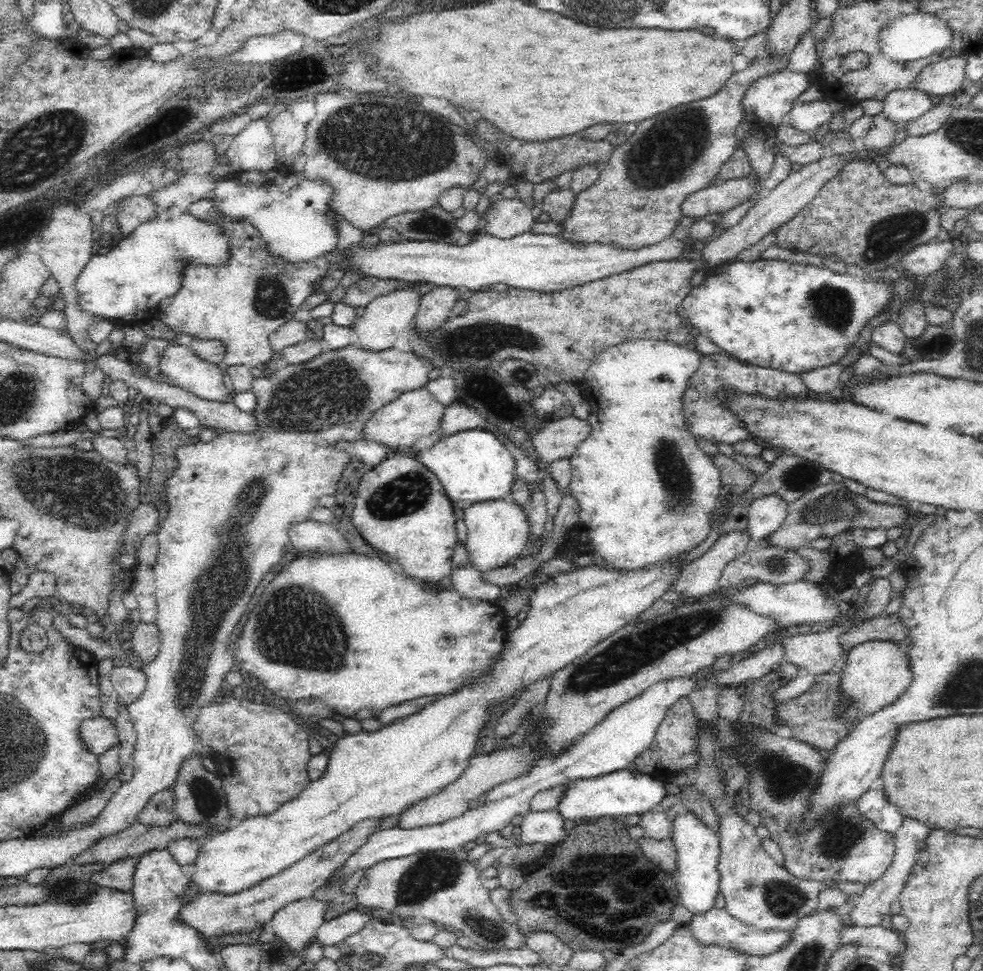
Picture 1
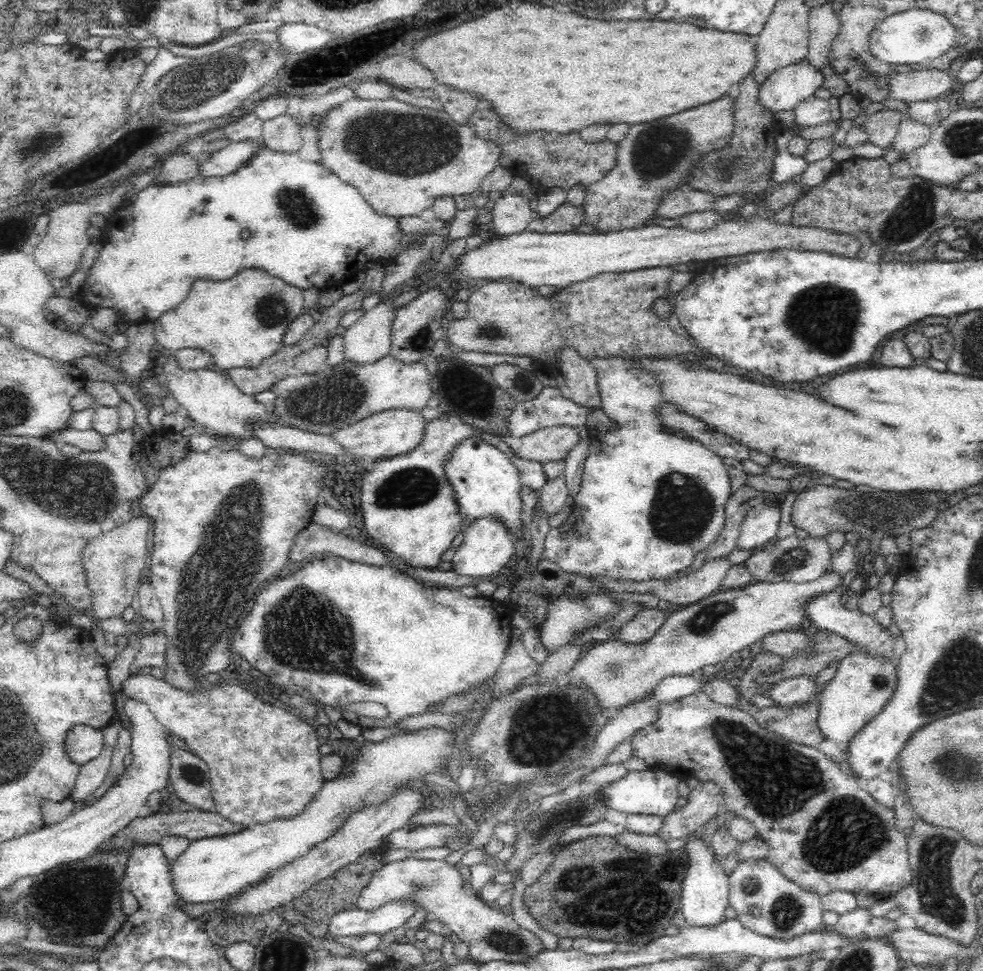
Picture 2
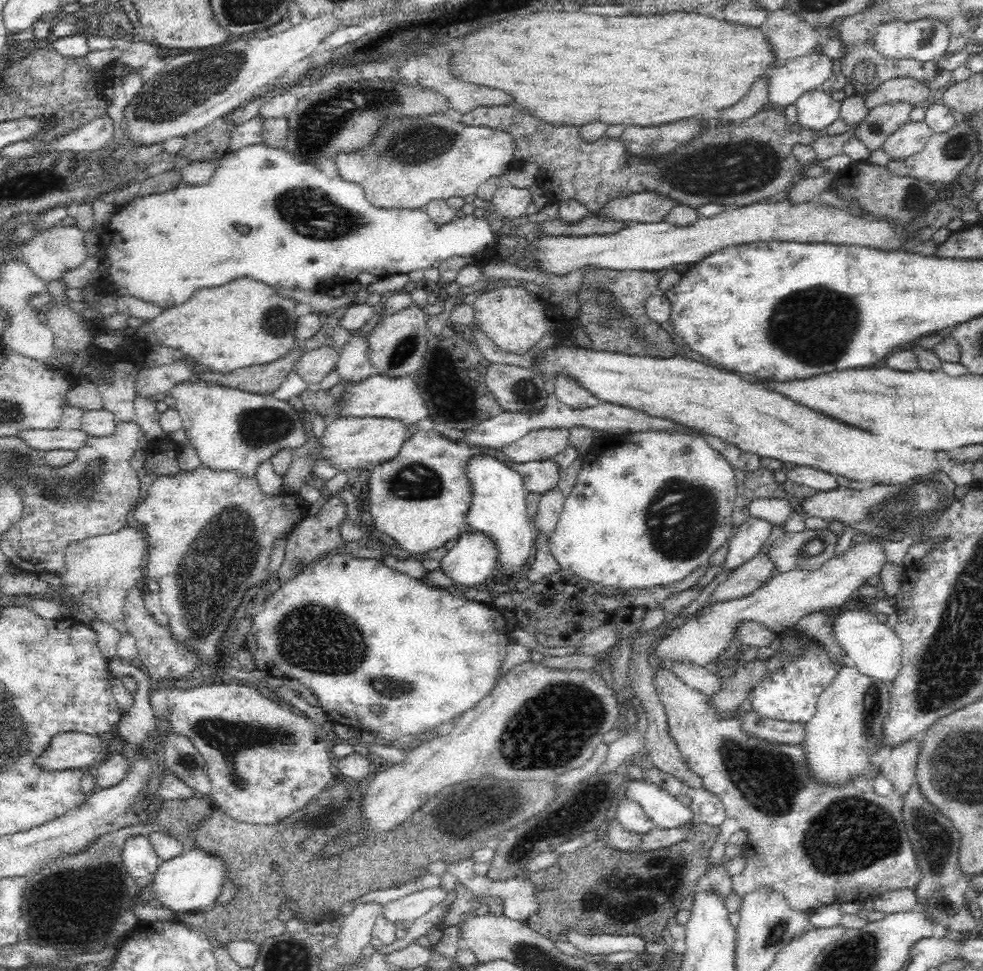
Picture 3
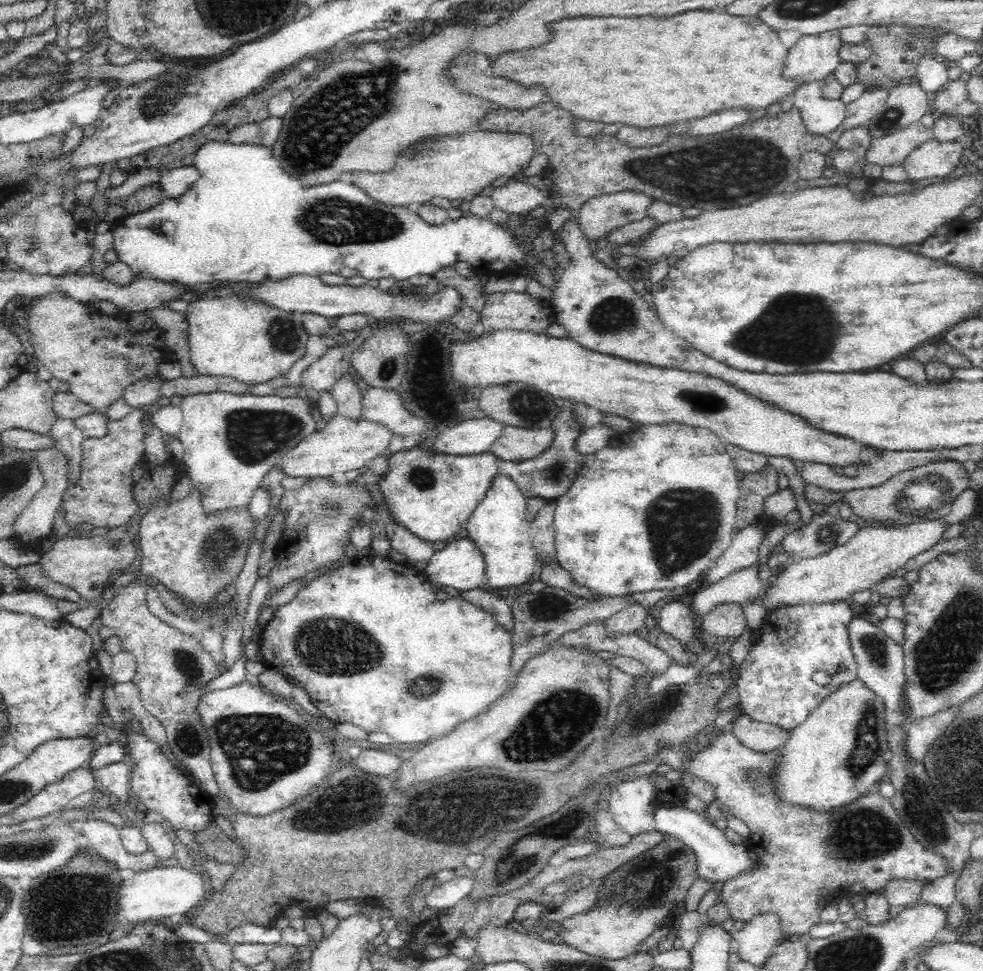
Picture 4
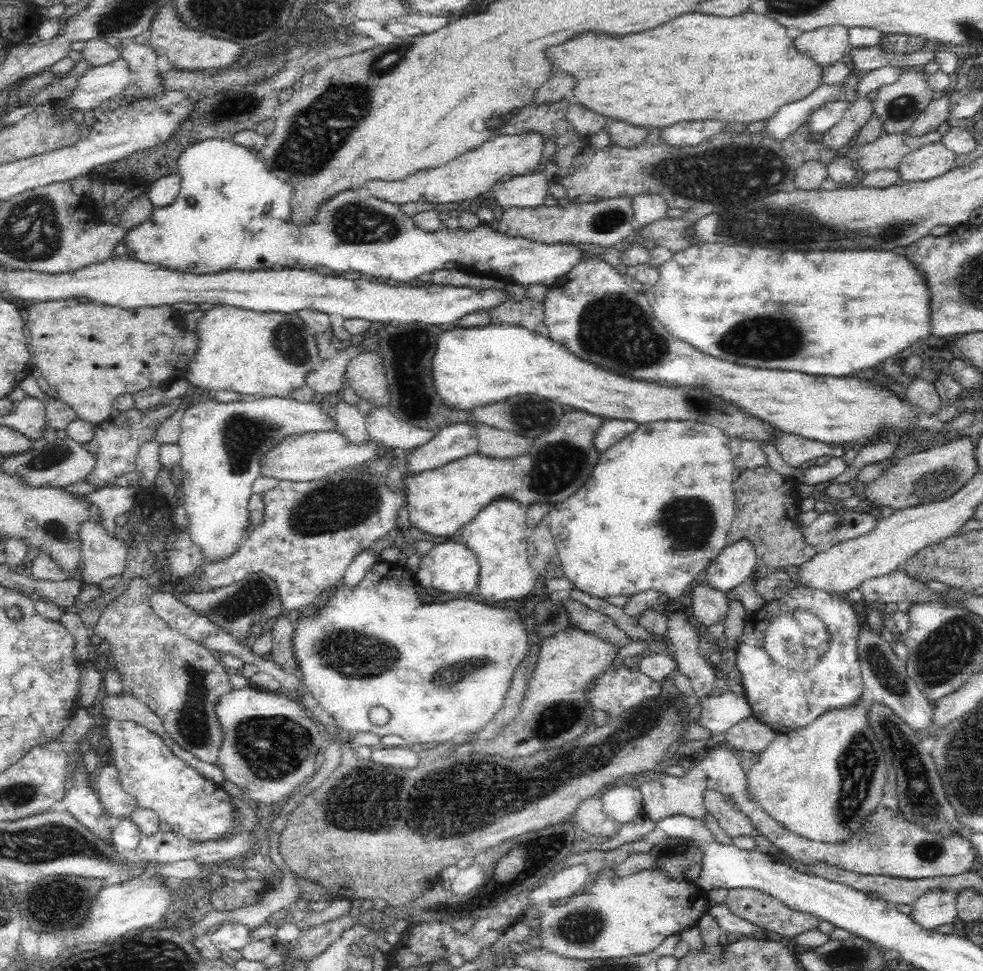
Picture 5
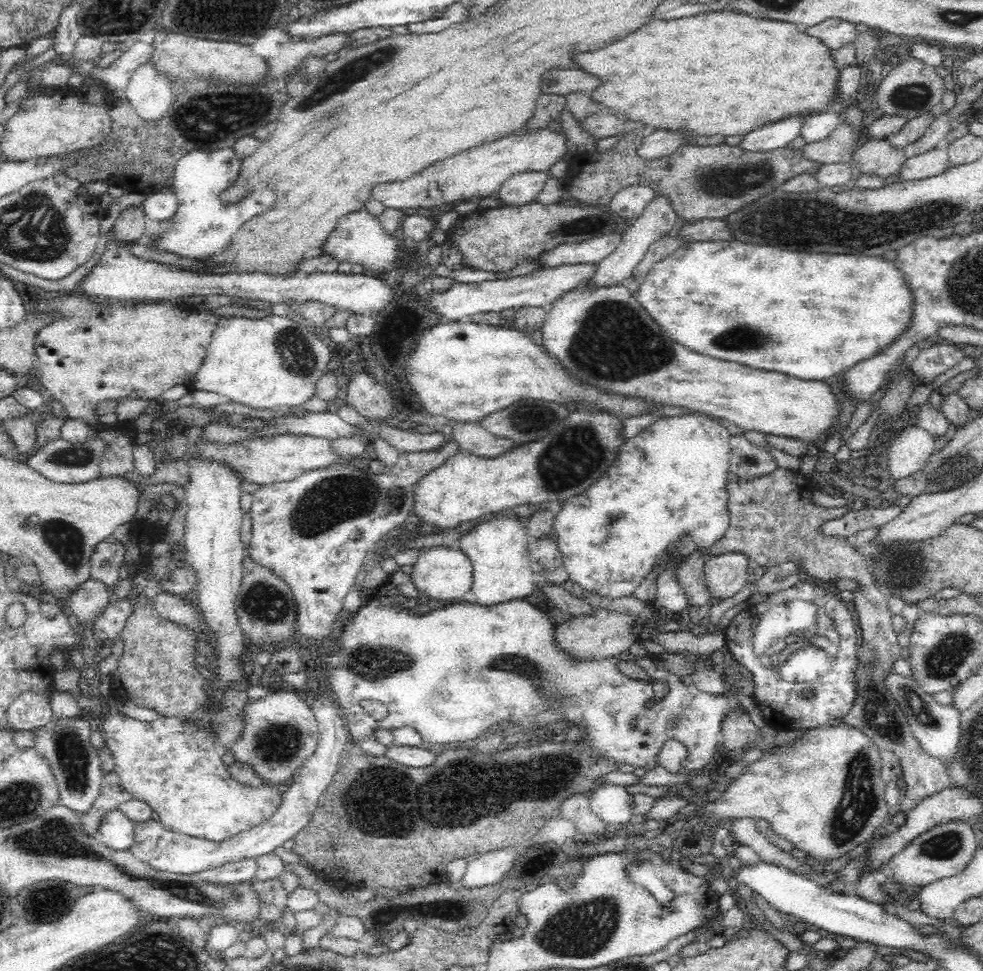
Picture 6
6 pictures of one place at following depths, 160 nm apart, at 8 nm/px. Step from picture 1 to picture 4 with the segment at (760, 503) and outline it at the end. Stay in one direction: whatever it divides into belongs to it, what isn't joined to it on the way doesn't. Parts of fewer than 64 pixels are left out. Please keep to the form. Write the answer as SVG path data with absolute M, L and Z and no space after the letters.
M748 526L733 536L732 544L720 554L706 570L703 577L708 584L716 584L726 576L750 568L758 563L758 547L770 528L765 526Z

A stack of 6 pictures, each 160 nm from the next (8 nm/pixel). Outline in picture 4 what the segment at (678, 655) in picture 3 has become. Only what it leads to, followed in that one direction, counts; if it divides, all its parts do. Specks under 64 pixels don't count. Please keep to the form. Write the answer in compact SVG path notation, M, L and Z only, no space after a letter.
M920 518L917 521L893 526L869 526L861 528L843 545L800 562L787 563L771 580L770 592L762 600L766 612L796 603L832 602L848 600L854 592L868 590L875 582L902 568L910 558L930 550L942 540L948 530L946 518Z

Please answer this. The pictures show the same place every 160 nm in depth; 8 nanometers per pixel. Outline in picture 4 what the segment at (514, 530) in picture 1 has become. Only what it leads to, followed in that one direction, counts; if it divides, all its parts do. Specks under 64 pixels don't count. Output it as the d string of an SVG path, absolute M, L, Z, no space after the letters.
M463 536L437 550L427 560L423 573L428 582L454 590L474 590L484 582L485 562L478 547Z

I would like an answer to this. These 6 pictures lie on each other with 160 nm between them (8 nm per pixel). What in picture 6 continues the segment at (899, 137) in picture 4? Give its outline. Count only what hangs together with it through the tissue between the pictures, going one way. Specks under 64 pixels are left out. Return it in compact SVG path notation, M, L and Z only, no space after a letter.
M870 139L853 152L853 159L862 175L875 175L882 179L899 173L903 163L906 161L903 149L892 146L886 139Z

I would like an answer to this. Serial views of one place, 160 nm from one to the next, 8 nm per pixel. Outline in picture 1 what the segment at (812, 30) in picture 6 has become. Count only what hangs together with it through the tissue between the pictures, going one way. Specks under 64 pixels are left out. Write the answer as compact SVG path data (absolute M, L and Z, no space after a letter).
M789 66L760 77L743 98L743 111L752 111L770 128L786 121L788 112L798 101L798 96L810 86L810 74L794 72Z

